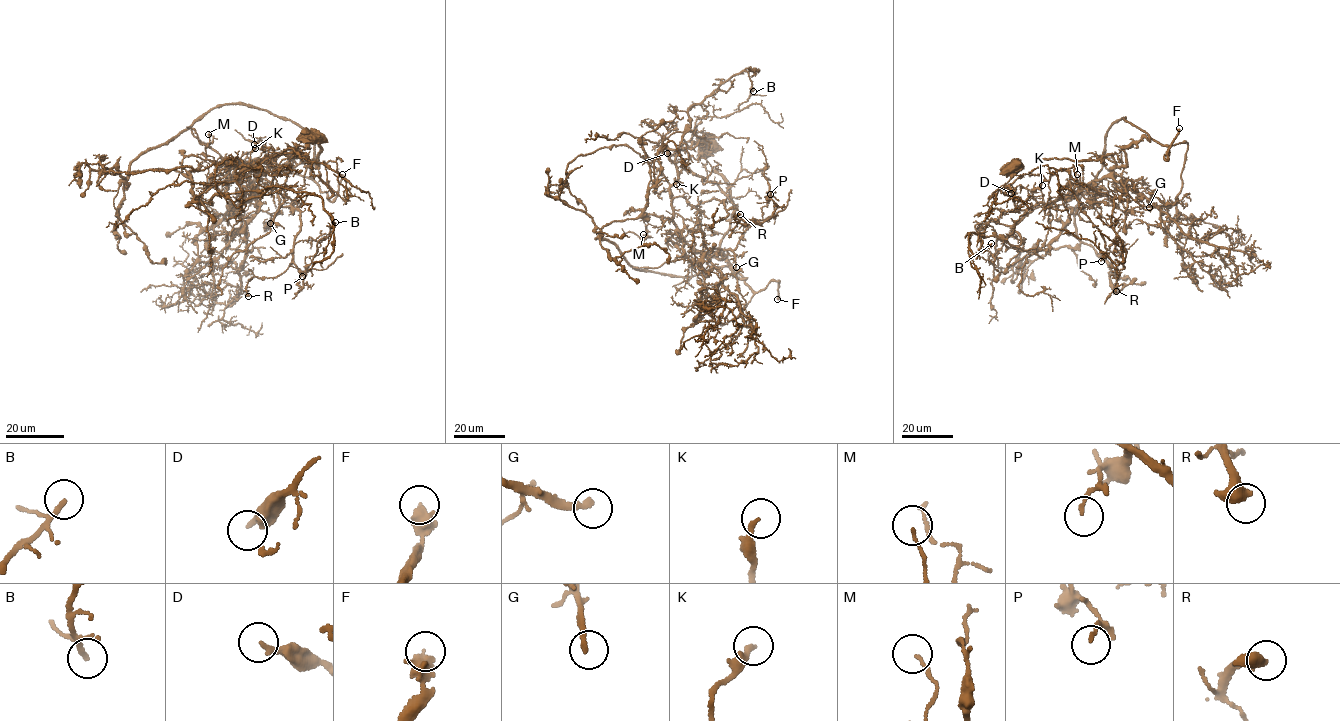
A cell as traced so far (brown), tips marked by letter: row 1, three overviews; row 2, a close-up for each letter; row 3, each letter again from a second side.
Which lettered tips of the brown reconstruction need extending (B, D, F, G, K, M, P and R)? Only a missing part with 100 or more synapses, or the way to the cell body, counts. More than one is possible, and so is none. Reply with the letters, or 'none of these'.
F, G

